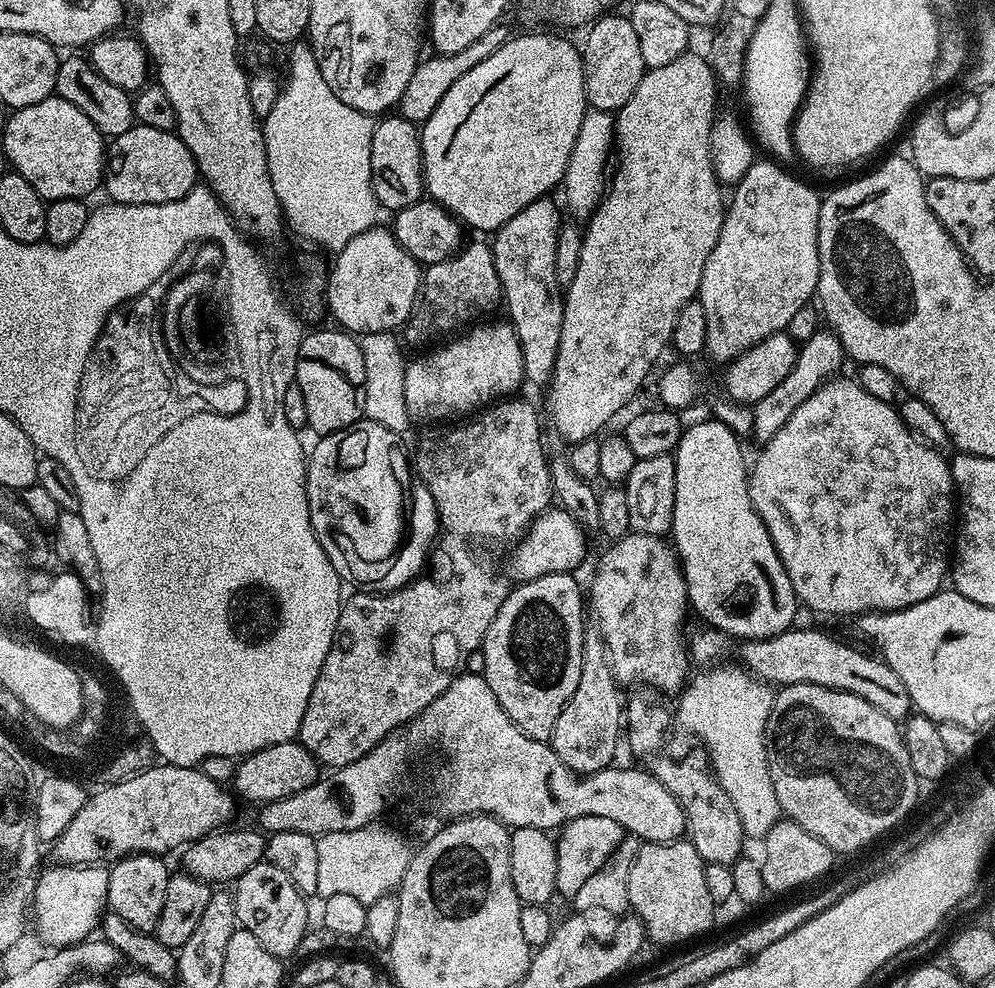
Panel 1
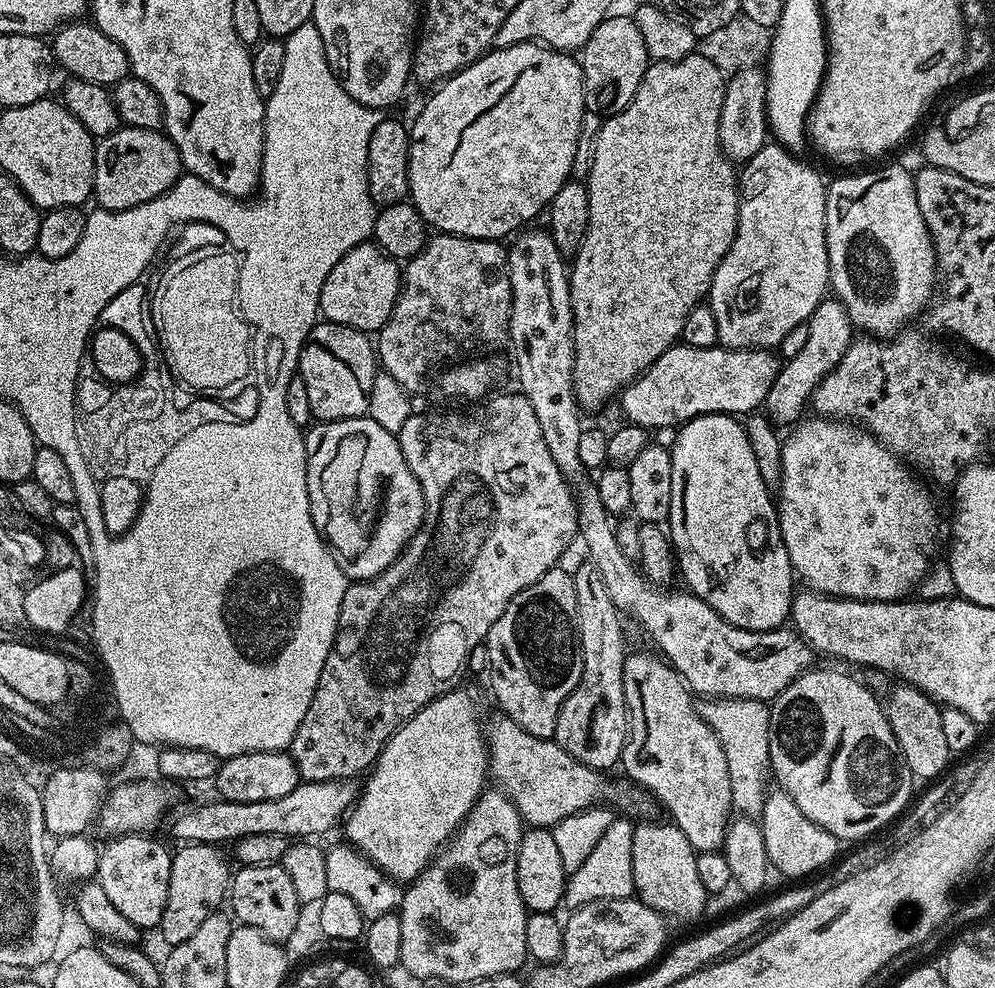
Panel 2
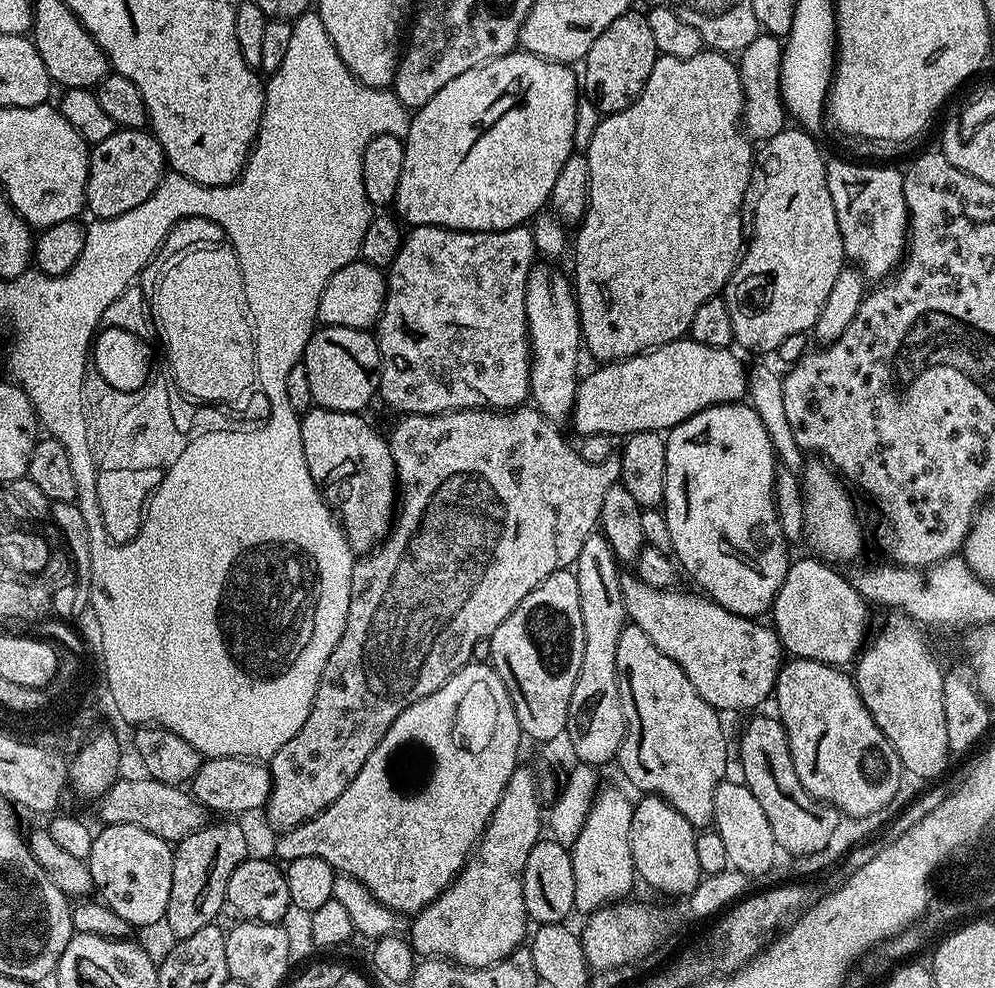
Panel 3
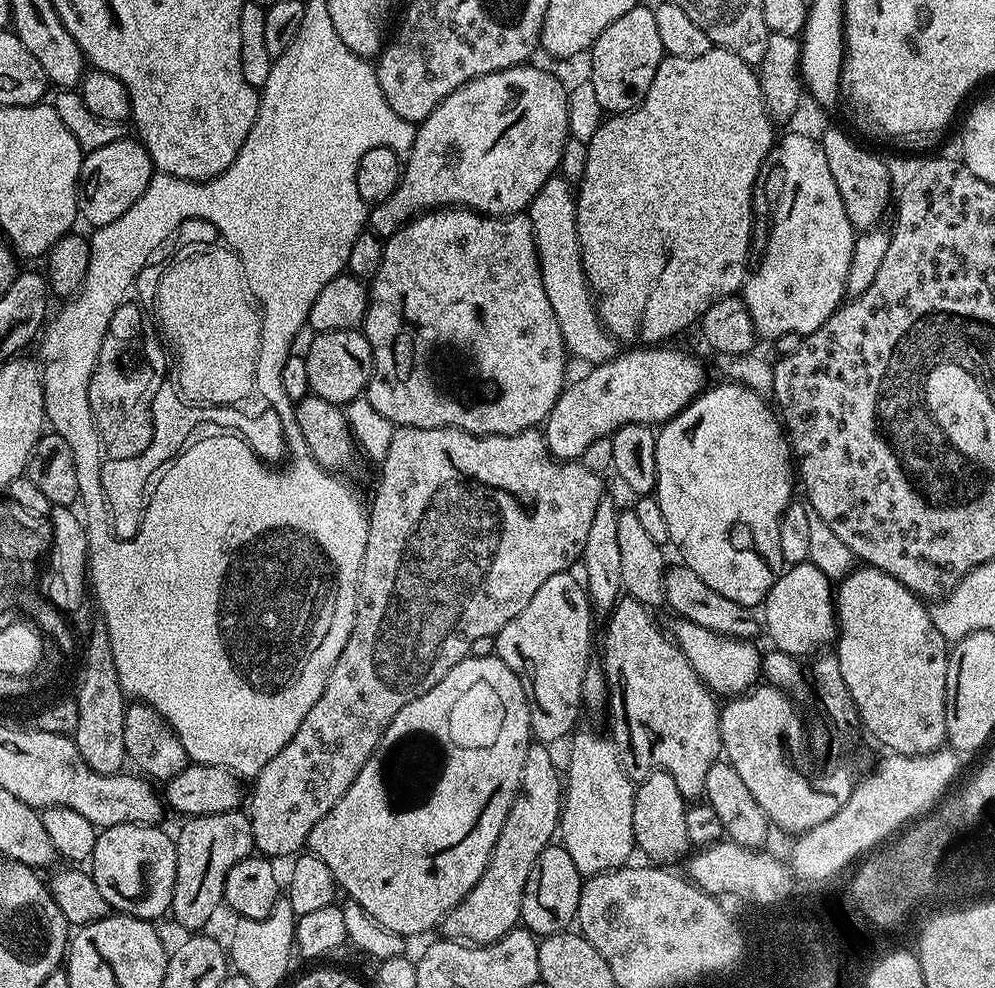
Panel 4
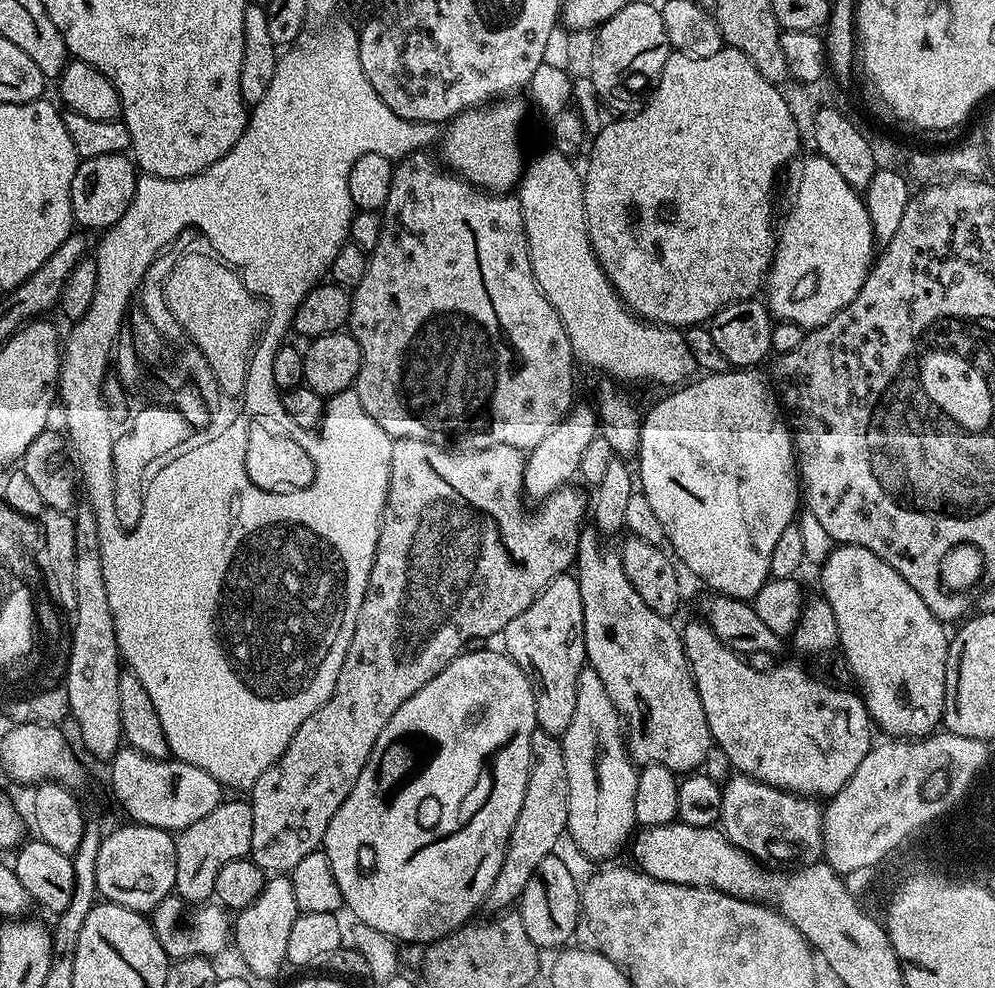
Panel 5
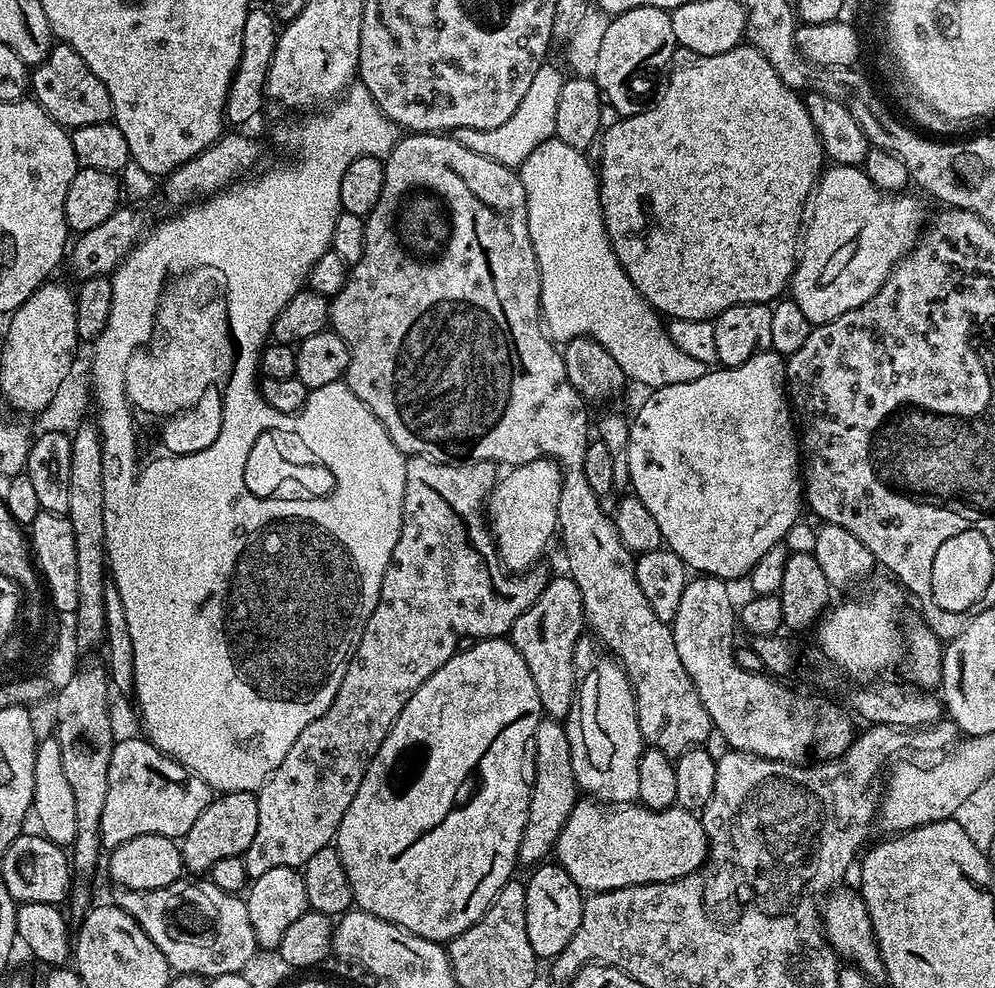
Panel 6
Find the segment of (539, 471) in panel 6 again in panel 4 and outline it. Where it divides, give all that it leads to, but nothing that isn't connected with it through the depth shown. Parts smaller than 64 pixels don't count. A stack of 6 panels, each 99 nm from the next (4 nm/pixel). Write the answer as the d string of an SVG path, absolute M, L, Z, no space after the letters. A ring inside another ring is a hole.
M636 346L621 351L605 364L589 367L581 380L571 381L542 428L553 457L579 461L590 442L611 436L624 424L663 426L695 400L706 384L703 366L690 353L668 347L672 346Z

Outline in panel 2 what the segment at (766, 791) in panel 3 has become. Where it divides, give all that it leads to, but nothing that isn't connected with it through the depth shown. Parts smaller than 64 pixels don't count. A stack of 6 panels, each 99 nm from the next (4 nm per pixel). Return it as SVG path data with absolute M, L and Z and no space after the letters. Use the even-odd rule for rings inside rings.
M769 791L765 795L764 809L760 811L758 817L762 838L766 842L769 865L775 871L777 868L784 876L804 876L800 878L808 878L827 869L838 856L838 853L836 854L836 847L838 847L836 836L822 830L822 826L810 822L810 818L806 818L806 814L802 814L802 810L798 810L798 806L794 806L794 798L790 798L788 792L775 791Z

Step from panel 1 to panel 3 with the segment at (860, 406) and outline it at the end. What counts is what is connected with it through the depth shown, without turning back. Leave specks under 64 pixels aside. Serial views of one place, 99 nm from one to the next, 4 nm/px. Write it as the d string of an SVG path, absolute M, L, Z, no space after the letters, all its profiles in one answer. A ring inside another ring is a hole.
M816 458L805 463L802 469L804 536L819 559L836 566L852 562L847 560L854 559L864 548L864 532L856 517L856 504L848 491L849 485L827 463Z

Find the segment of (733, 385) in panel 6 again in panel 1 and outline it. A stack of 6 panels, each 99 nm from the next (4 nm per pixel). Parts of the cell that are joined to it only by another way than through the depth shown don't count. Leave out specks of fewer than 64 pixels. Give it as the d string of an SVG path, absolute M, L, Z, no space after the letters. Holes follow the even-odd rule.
M700 420L683 429L676 444L676 481L674 482L674 518L671 543L684 569L688 587L688 602L693 613L701 616L705 625L737 641L765 640L787 632L793 627L798 609L794 586L782 558L770 538L770 530L762 522L758 510L750 502L748 489L749 465L744 465L741 437L731 432L721 420Z

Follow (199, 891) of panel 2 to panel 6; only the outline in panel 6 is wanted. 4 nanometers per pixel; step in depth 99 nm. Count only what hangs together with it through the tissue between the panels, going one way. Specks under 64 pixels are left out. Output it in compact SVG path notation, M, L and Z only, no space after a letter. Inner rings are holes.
M226 792L217 795L198 814L194 826L179 841L180 857L184 859L185 869L192 874L207 873L214 862L222 862L222 858L243 856L244 851L254 842L254 830L258 830L258 802L254 792Z

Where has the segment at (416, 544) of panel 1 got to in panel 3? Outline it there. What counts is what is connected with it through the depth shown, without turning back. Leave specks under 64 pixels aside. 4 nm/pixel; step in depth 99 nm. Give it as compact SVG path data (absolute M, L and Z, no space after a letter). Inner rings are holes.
M315 406L300 416L302 450L306 454L310 478L314 478L316 487L322 490L324 499L334 505L348 545L356 554L371 552L391 532L394 517L398 512L398 481L392 451L388 440L380 437L364 418L363 415L354 412L335 412Z

